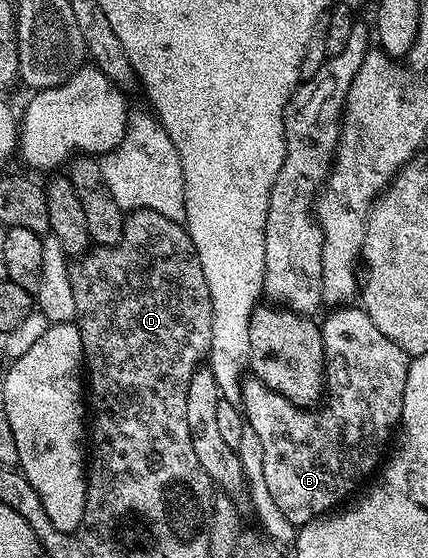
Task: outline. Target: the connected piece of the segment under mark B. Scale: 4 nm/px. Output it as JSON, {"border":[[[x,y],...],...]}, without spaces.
{"border":[[[335,306],[328,312],[331,313],[321,320],[327,363],[325,399],[322,403],[312,409],[299,408],[289,402],[289,398],[269,390],[269,386],[260,380],[247,378],[241,385],[241,411],[249,430],[257,434],[265,450],[265,486],[269,486],[269,494],[273,494],[273,502],[277,502],[281,514],[285,514],[285,518],[289,518],[289,522],[296,526],[310,524],[312,520],[342,505],[342,500],[371,471],[374,473],[380,467],[384,459],[383,447],[391,431],[394,428],[396,431],[403,418],[405,378],[409,363],[407,353],[397,346],[397,342],[385,338],[377,326],[373,326],[373,318],[369,318],[362,306]]]}

